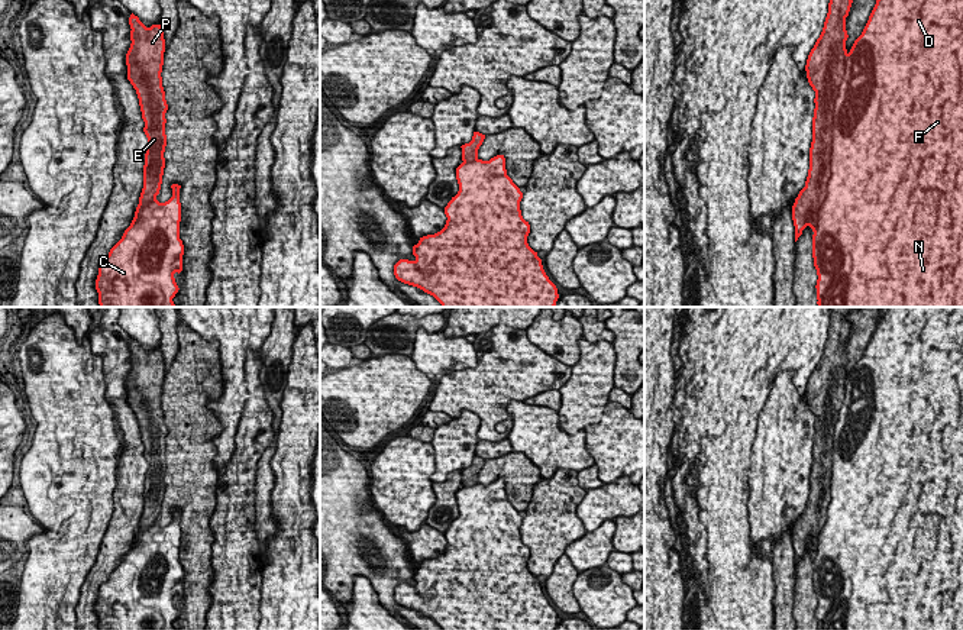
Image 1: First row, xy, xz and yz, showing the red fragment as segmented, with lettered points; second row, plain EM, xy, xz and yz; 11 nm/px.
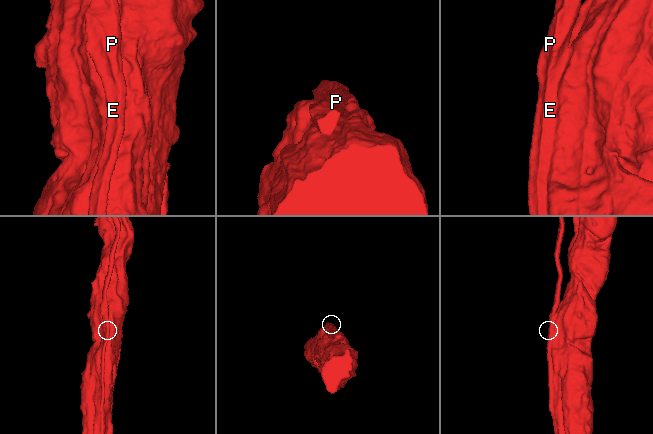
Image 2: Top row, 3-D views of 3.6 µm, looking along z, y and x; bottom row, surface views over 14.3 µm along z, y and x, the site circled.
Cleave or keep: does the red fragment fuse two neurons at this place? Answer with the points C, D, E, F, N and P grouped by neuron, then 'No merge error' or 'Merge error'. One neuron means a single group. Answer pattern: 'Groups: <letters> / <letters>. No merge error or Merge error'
Groups: C D F N / E P. Merge error

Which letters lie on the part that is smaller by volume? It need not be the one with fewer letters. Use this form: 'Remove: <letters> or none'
Remove: E, P

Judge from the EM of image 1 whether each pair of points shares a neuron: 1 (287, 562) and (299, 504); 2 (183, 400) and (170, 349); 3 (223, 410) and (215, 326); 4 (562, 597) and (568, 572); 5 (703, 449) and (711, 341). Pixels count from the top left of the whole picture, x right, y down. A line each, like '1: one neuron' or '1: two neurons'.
1: one neuron
2: two neurons
3: one neuron
4: one neuron
5: one neuron

